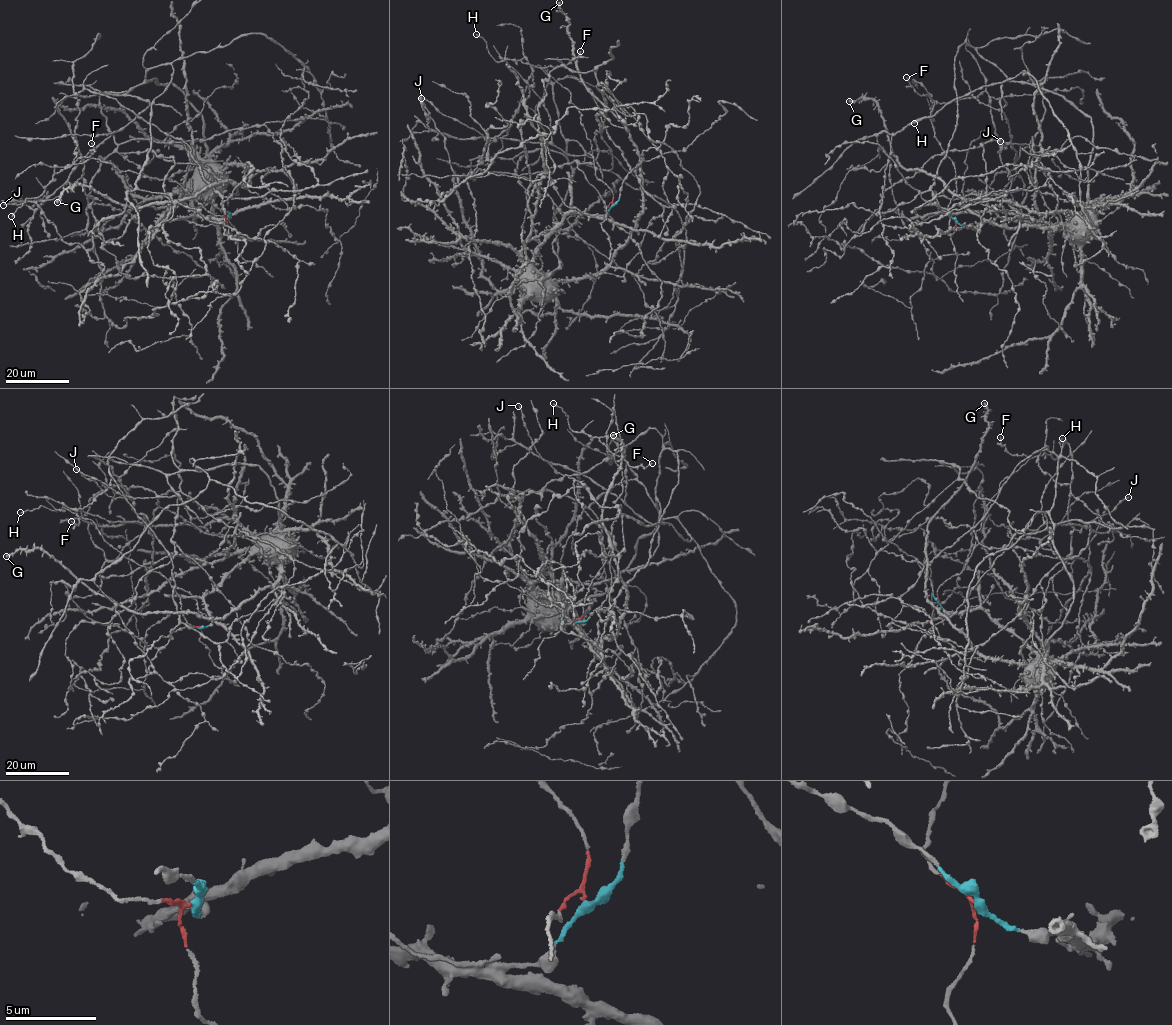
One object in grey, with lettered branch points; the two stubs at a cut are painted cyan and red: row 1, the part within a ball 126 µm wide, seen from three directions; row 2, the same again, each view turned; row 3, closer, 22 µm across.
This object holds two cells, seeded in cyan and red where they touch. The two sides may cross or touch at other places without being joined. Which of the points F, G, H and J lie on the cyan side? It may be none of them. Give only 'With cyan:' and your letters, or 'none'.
With cyan: G, J

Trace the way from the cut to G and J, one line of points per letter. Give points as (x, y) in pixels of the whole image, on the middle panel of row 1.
G: (613, 204), (636, 167), (663, 209), (625, 269), (611, 264), (642, 211), (637, 145), (581, 82), (559, 2)
J: (613, 204), (636, 167), (609, 139), (578, 79), (552, 82), (534, 67), (507, 129), (488, 139), (421, 97)

